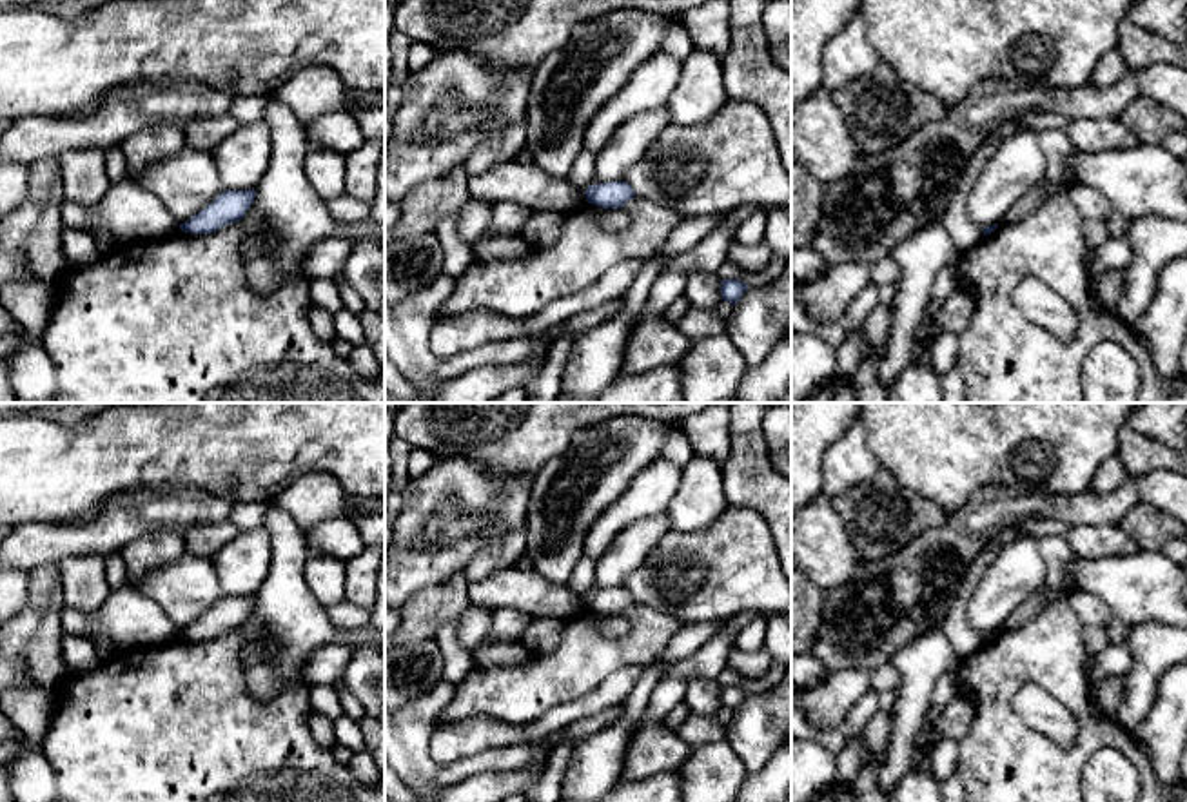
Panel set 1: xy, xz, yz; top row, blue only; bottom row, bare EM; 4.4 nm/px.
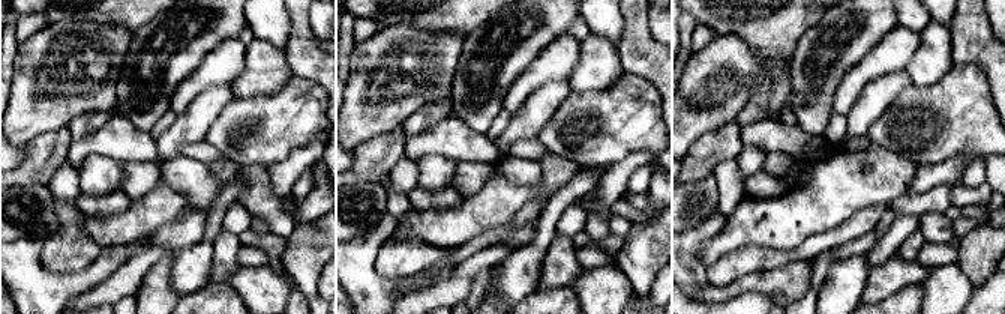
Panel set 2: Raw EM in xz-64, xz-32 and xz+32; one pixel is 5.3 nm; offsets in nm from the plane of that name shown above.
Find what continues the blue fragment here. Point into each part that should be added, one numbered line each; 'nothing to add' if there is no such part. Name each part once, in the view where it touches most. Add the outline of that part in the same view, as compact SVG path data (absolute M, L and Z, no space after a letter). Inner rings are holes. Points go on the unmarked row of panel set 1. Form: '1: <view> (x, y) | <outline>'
nothing to add

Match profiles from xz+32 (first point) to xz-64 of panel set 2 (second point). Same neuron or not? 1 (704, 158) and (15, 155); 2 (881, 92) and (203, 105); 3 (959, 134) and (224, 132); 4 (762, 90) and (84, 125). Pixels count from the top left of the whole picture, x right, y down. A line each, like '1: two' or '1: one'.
1: two
2: one
3: one
4: one

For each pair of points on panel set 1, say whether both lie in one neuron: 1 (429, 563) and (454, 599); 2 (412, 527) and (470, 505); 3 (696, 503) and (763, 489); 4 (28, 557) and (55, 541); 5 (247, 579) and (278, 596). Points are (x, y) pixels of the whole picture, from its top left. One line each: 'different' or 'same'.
1: different
2: same
3: different
4: same
5: different

